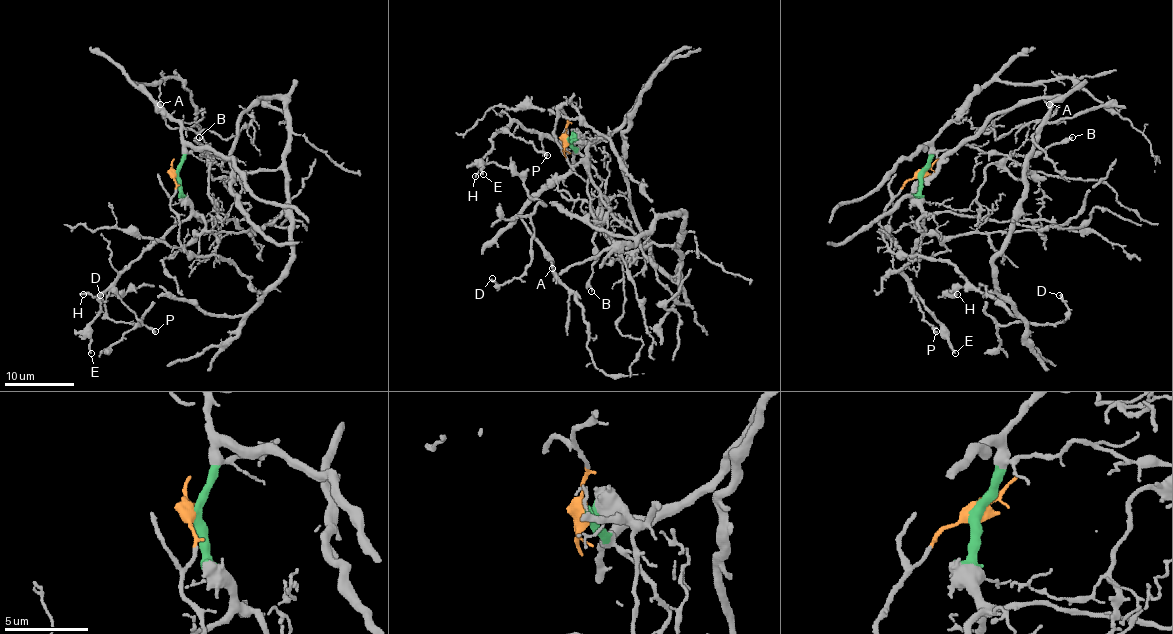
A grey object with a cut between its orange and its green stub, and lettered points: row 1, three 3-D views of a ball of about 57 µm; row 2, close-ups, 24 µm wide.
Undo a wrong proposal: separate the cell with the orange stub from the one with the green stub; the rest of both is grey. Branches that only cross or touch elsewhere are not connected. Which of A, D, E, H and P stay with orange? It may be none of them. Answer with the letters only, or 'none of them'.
D, H

